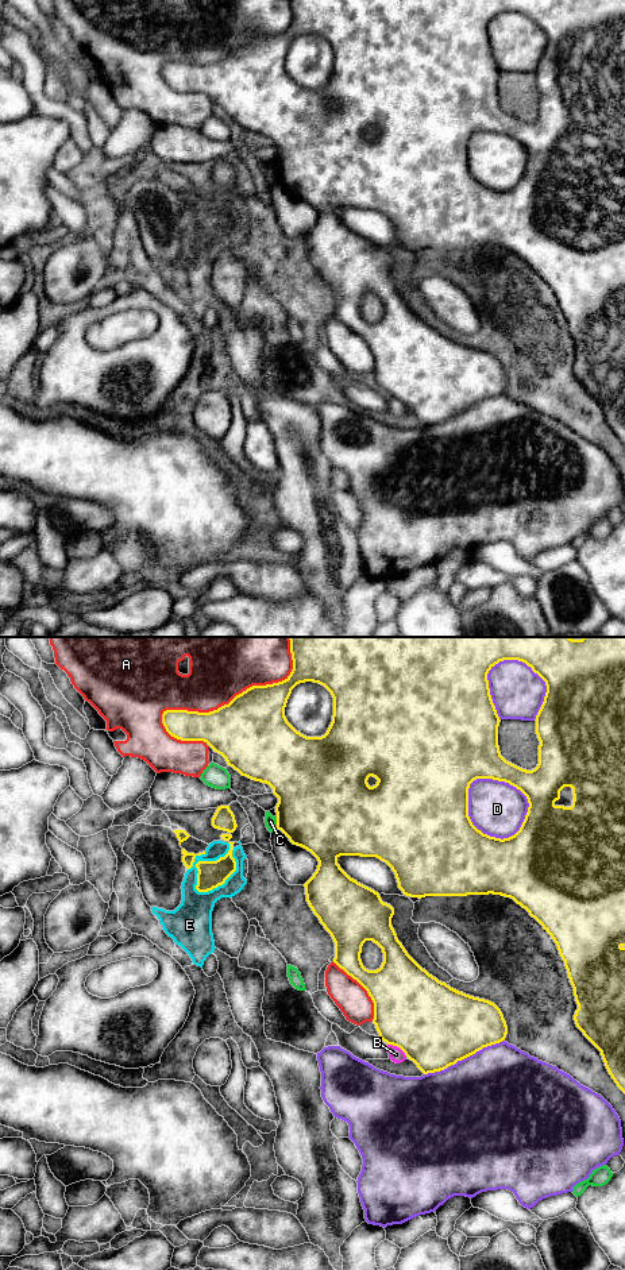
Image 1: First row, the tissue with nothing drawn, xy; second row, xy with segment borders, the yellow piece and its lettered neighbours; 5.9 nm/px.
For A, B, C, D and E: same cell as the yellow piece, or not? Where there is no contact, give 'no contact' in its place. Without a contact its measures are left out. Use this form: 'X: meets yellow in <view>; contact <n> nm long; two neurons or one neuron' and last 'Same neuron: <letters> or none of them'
A: meets yellow in xy; contact 900 nm long; two neurons
B: meets yellow in xy; contact 140 nm long; two neurons
C: meets yellow in xy; contact 60 nm long; two neurons
D: meets yellow in xy; contact 420 nm long; two neurons
E: meets yellow in xy; contact 360 nm long; one neuron
Same neuron: E

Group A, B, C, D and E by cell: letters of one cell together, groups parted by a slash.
A / B / C / D / E

